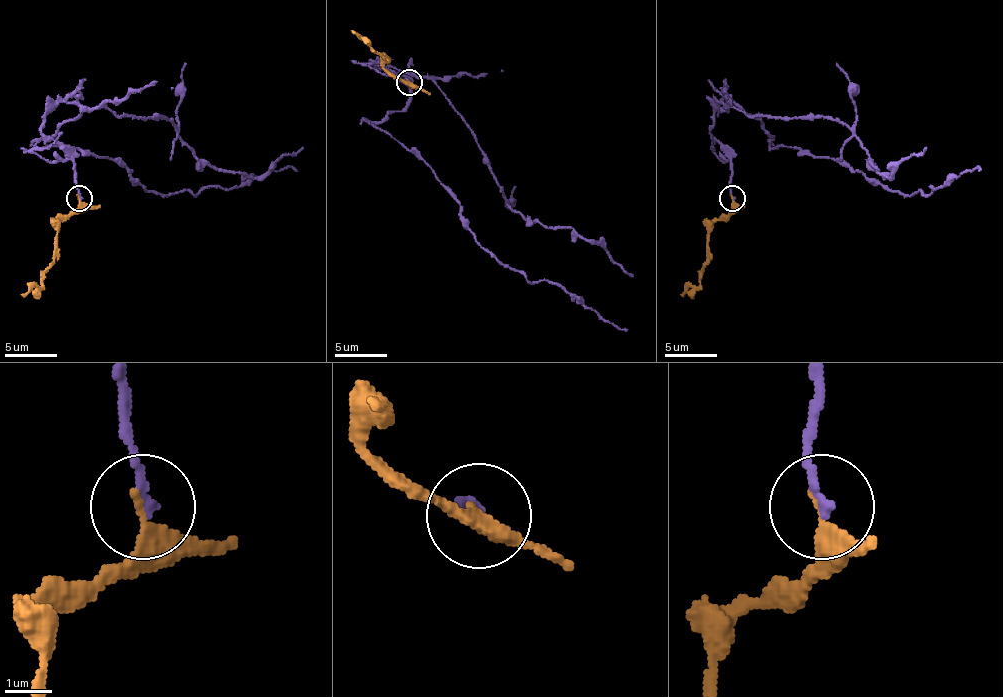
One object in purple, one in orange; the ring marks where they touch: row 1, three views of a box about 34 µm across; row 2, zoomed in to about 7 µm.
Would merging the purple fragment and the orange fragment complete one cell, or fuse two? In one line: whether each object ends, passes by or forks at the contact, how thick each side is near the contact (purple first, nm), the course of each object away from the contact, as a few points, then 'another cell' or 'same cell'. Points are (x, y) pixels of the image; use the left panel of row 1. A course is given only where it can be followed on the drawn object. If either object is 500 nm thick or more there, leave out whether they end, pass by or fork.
purple ends there; orange ends there; 200 nm thick on the purple side, 320 nm on the other; purple runs (78, 197), (73, 161), (42, 132), (71, 96), (76, 117), (37, 145), (117, 158), (149, 190), (297, 171); orange runs (78, 197), (76, 208), (55, 221), (55, 262), (42, 283), (21, 296); another cell

